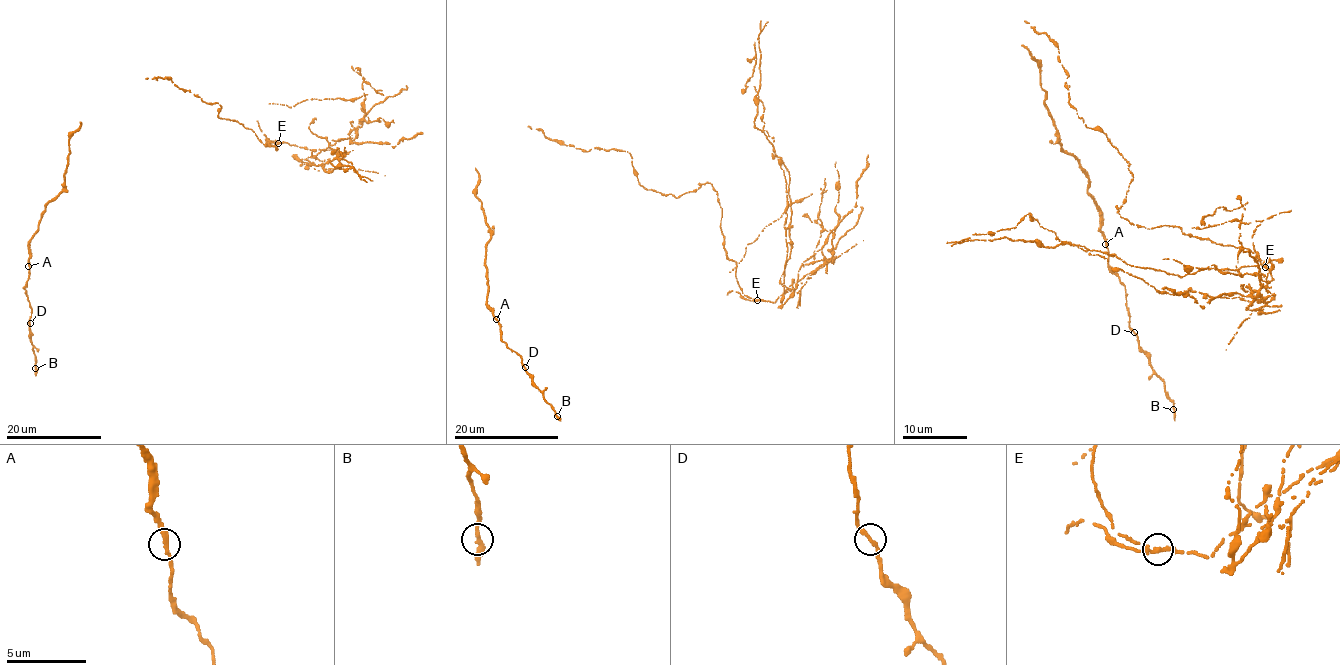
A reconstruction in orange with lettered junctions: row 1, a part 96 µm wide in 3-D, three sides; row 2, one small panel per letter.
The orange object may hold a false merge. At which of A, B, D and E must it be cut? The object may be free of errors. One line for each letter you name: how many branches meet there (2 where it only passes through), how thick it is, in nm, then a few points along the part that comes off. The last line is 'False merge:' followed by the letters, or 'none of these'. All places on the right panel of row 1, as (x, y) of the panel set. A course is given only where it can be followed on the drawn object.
E: 2 branches meet; 280 nm thick; foreign part runs (1265, 266), (1272, 280), (1259, 289), (1262, 306), (1266, 299), (1160, 293), (1104, 253), (1180, 276), (1283, 261)
False merge: E

